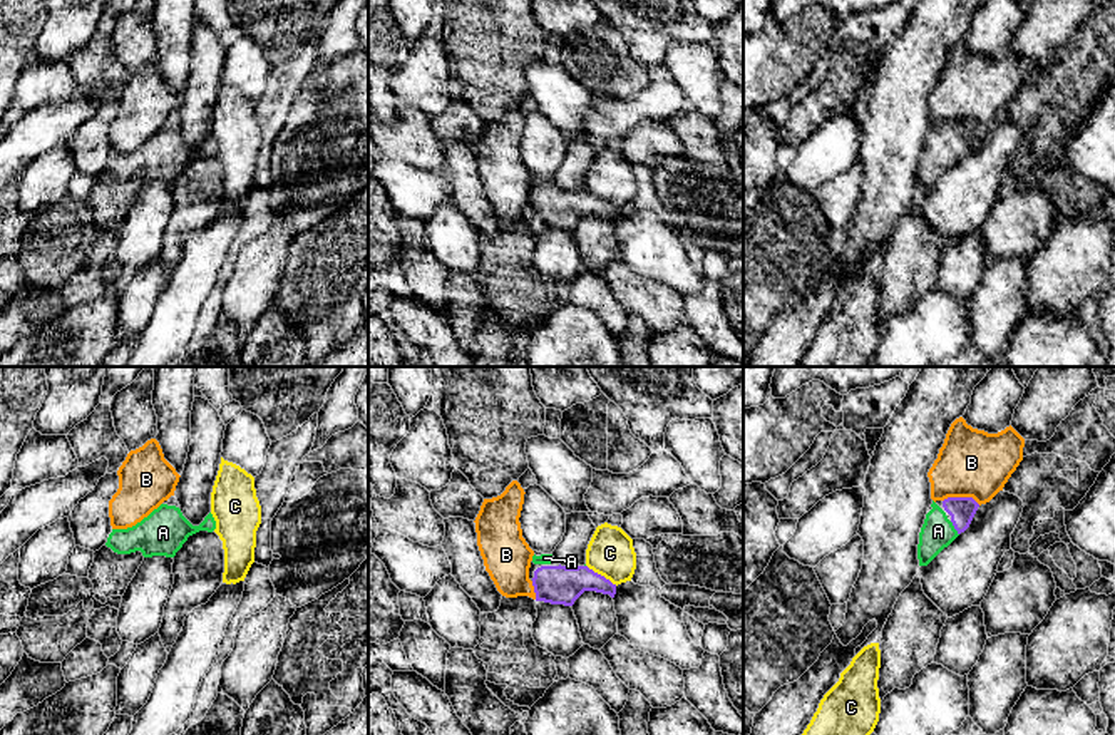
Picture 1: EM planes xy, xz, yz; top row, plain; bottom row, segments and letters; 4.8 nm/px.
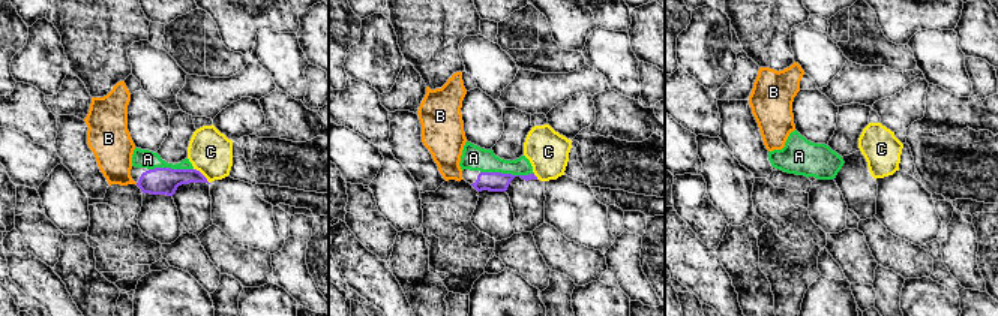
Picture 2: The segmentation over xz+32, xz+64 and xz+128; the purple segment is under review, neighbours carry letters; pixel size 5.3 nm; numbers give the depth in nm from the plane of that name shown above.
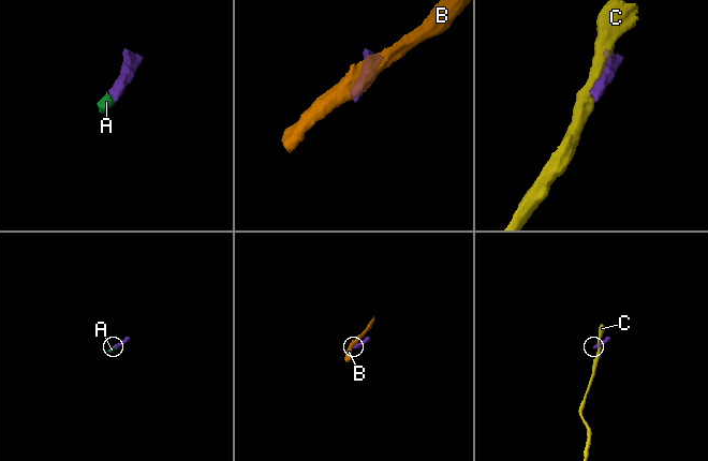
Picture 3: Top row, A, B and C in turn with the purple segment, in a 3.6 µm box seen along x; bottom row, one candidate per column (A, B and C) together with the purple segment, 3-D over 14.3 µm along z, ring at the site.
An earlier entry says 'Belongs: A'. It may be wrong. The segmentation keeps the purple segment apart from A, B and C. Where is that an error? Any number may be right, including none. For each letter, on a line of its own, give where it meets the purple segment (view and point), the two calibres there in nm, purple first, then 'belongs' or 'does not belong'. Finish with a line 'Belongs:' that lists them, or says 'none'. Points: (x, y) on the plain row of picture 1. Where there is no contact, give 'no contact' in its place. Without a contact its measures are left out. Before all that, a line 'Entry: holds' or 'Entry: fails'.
Entry: holds
A: contact yz (955, 153); calibres 130 and 160 nm; belongs
B: contact yz (961, 123); calibres 130 and 320 nm; does not belong
C: contact xz (600, 200); calibres 190 and 220 nm; does not belong
Belongs: A

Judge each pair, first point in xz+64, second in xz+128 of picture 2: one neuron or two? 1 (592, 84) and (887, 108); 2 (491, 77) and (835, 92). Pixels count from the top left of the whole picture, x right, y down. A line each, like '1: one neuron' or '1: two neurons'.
1: two neurons
2: two neurons

